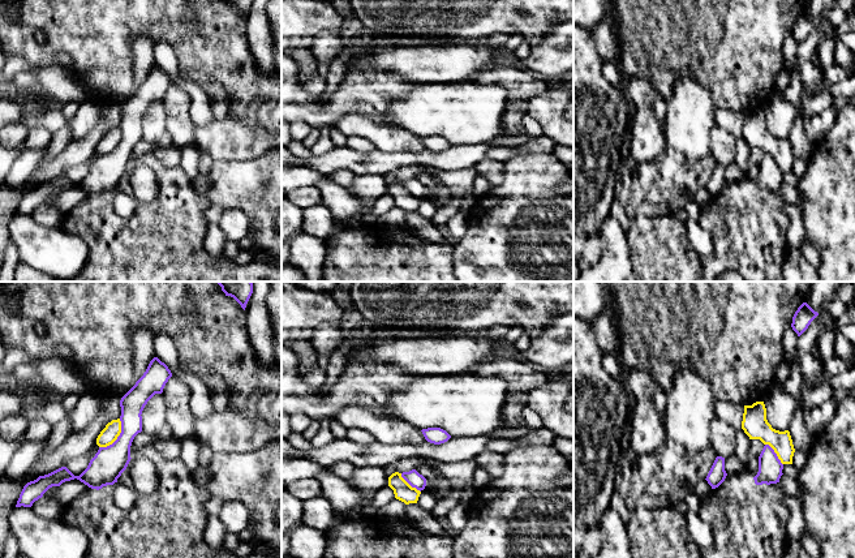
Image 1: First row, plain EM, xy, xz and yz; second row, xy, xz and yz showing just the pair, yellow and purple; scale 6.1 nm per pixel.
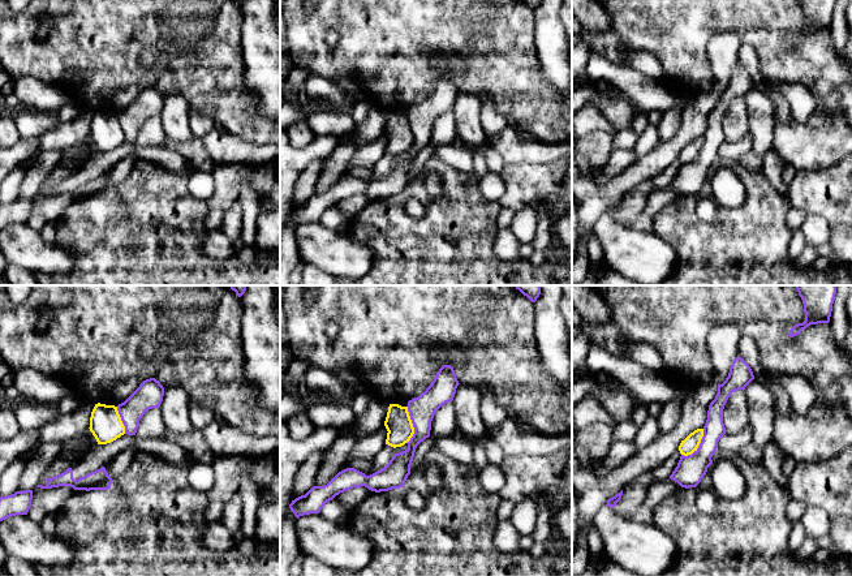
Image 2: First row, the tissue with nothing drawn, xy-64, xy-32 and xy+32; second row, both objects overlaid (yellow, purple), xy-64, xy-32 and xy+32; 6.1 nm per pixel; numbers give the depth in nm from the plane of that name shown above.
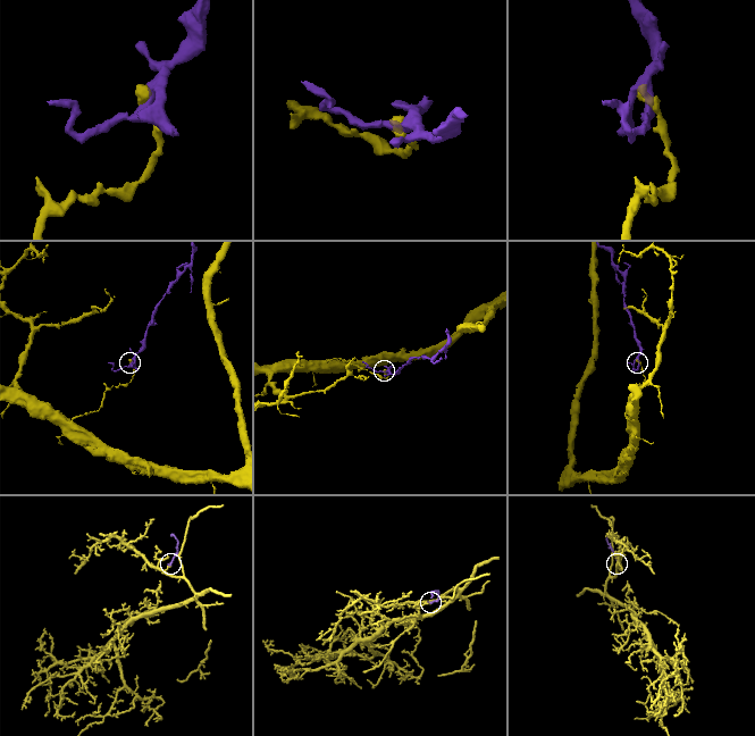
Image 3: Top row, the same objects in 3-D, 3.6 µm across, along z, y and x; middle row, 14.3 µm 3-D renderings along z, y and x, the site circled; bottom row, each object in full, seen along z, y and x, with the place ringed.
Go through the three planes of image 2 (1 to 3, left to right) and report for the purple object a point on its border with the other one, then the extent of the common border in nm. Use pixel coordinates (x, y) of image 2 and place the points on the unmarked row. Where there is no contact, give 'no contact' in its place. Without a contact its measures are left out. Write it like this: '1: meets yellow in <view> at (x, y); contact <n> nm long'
1: meets yellow in xy-64 at (120, 128); contact 180 nm long
2: meets yellow in xy-32 at (412, 133); contact 220 nm long
3: meets yellow in xy+32 at (698, 153); contact 220 nm long

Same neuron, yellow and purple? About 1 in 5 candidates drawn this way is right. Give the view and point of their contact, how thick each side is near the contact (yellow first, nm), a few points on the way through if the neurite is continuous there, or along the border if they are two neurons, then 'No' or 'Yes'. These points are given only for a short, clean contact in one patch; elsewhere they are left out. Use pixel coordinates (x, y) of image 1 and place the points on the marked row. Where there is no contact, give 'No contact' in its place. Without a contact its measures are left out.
Touches yellow at xy (117, 436). Thickness 100 nm (yellow) against 200 nm. Boundary: xy (120, 419), (120, 434), (111, 443), (99, 447). No

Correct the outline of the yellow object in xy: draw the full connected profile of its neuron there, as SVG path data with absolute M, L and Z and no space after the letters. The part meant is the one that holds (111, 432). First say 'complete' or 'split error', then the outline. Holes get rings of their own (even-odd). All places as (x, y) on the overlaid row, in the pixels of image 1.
complete; M120 418L112 420L106 425L106 428L100 432L96 438L96 445L99 447L107 447L112 445L121 433L121 421Z

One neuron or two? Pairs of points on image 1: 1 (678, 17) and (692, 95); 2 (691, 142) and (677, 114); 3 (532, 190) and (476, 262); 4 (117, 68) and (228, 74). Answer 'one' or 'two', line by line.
1: two
2: one
3: one
4: one

